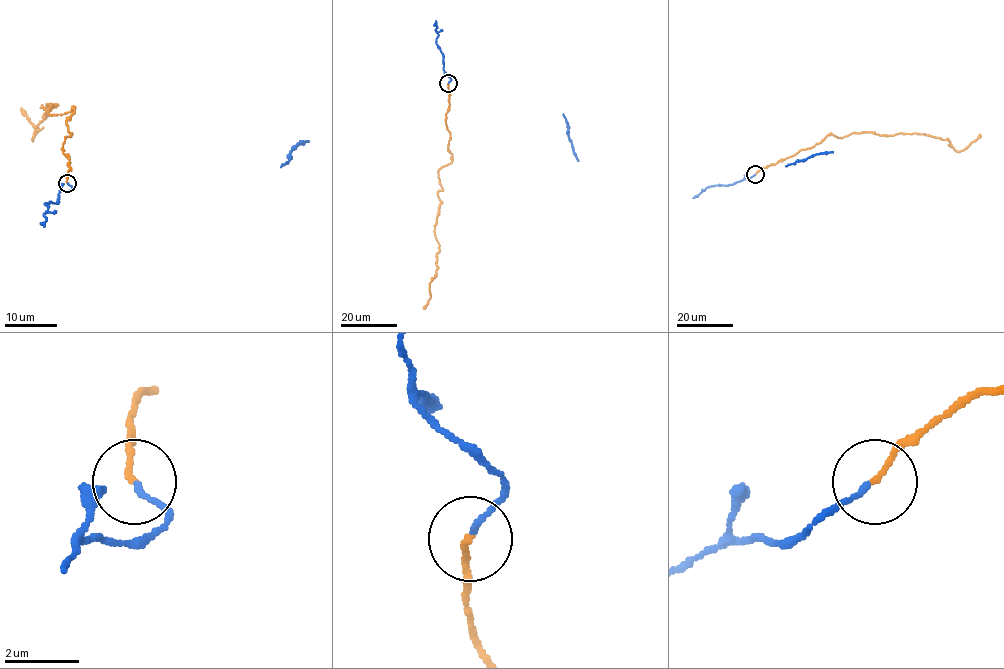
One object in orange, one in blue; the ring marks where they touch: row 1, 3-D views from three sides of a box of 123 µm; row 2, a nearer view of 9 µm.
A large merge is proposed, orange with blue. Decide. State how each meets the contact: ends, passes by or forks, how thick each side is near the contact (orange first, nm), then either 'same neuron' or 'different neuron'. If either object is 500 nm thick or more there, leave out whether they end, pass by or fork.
orange ends there; blue ends there; 140 nm thick on the orange side, 140 nm on the other; same neuron

